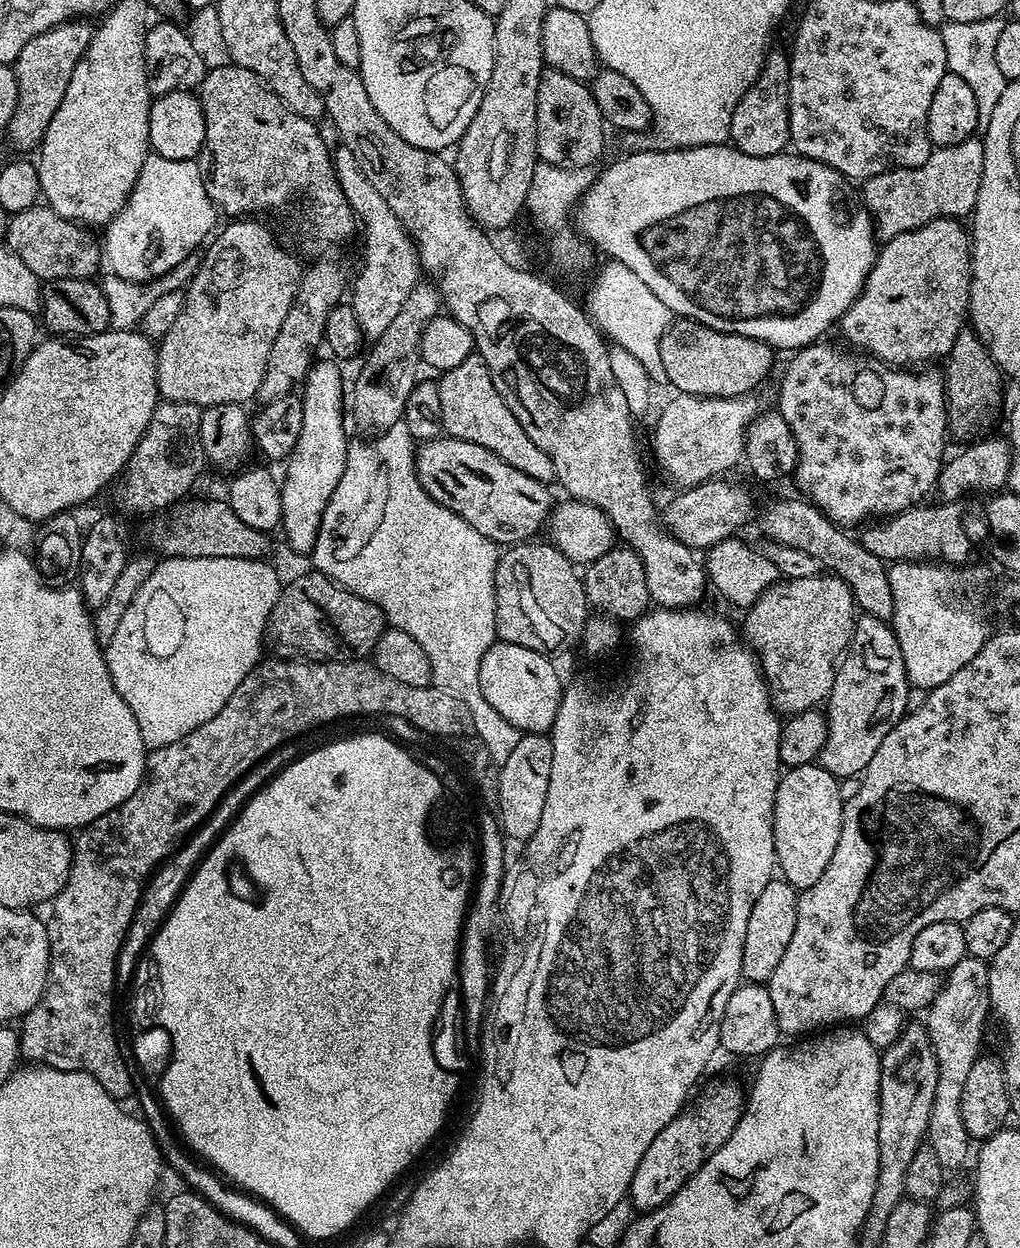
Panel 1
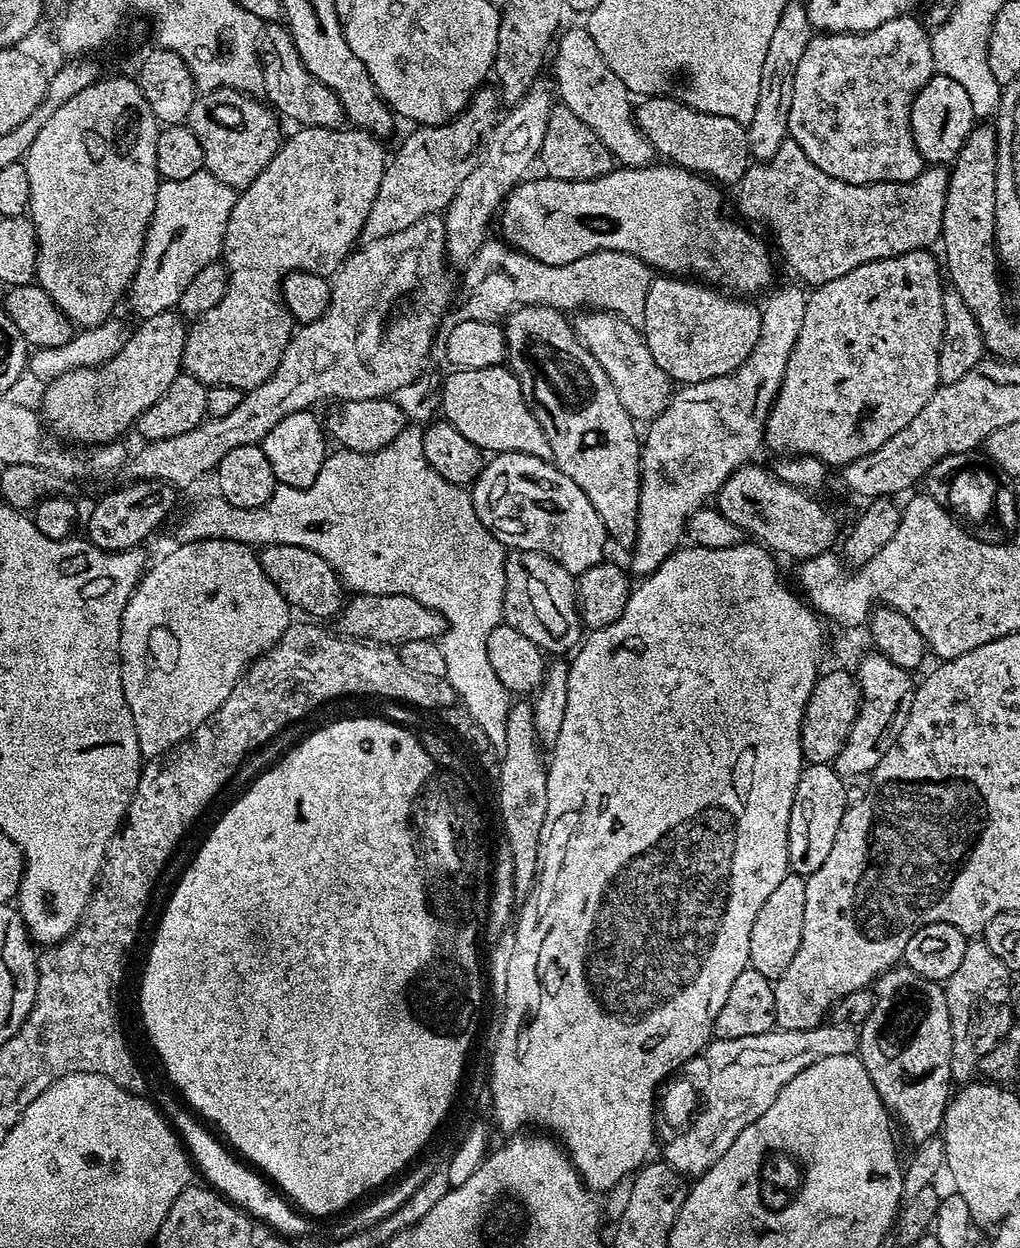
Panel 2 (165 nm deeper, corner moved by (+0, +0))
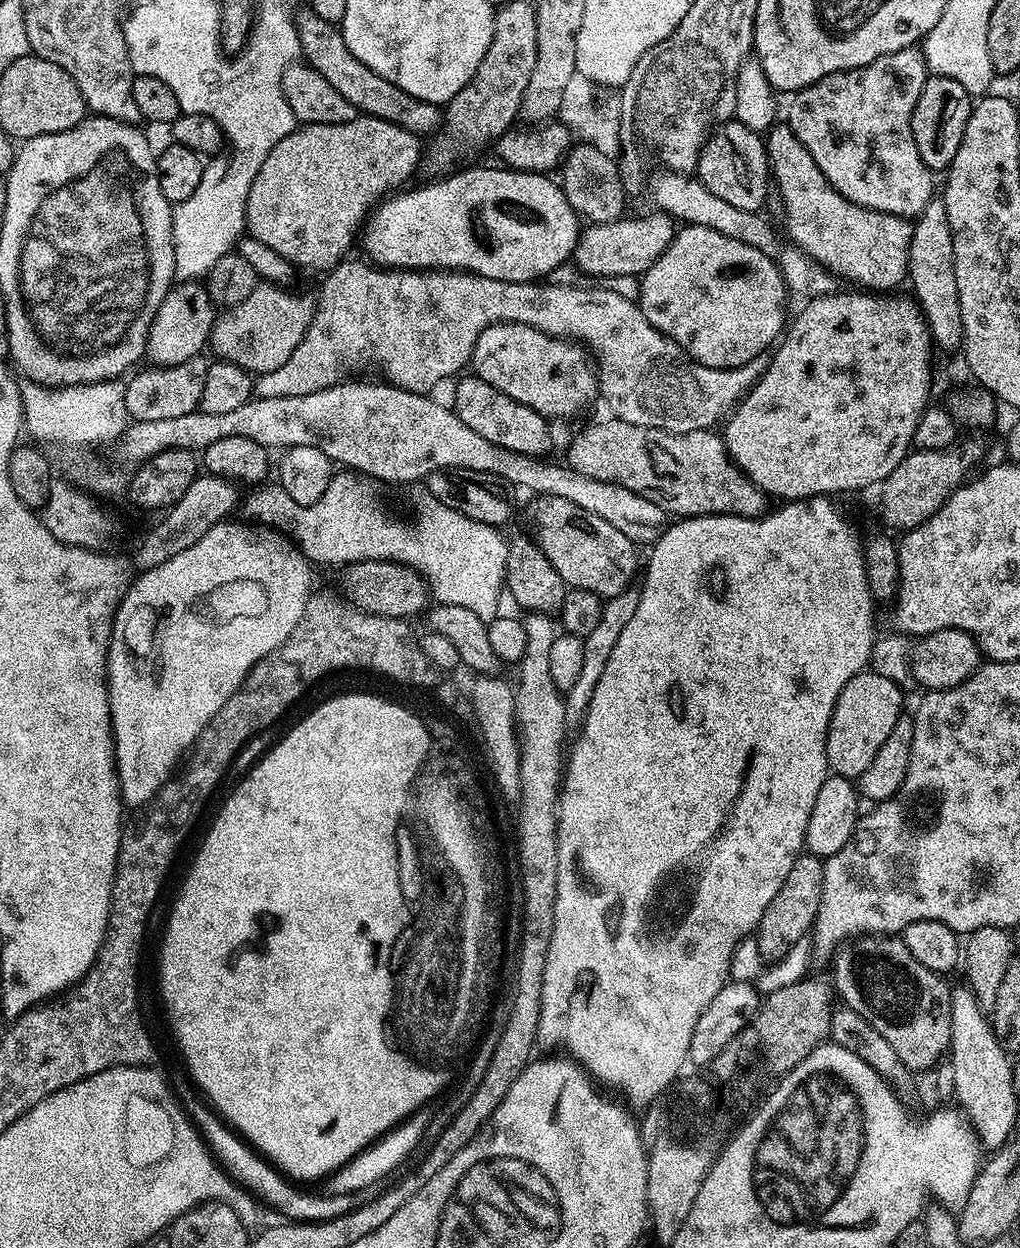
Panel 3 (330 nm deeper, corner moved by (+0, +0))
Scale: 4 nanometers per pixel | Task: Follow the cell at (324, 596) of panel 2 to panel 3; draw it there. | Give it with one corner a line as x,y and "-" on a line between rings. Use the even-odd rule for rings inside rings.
359,560
343,569
345,597
363,610
390,618
413,618
425,611
430,604
430,585
414,568
395,564
392,560

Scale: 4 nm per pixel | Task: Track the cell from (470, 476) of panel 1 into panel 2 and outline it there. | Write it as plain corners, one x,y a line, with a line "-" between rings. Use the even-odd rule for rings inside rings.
498,452
485,463
480,476
470,485
472,505
482,522
482,526
496,533
496,540
505,549
518,552
538,552
552,557
566,571
573,574
585,572
605,559
604,543
610,537
598,518
598,510
590,506
590,498
582,494
574,478
566,478
562,470
551,460
534,458
534,454
521,452

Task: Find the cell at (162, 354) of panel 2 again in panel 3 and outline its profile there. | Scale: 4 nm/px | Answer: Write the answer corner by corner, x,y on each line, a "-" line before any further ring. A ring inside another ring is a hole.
177,283
166,294
162,306
158,306
158,314
150,326
147,359
153,365
165,368
174,366
178,362
186,362
186,358
201,355
209,347
212,327
217,315
217,305
213,304
208,289
203,283

